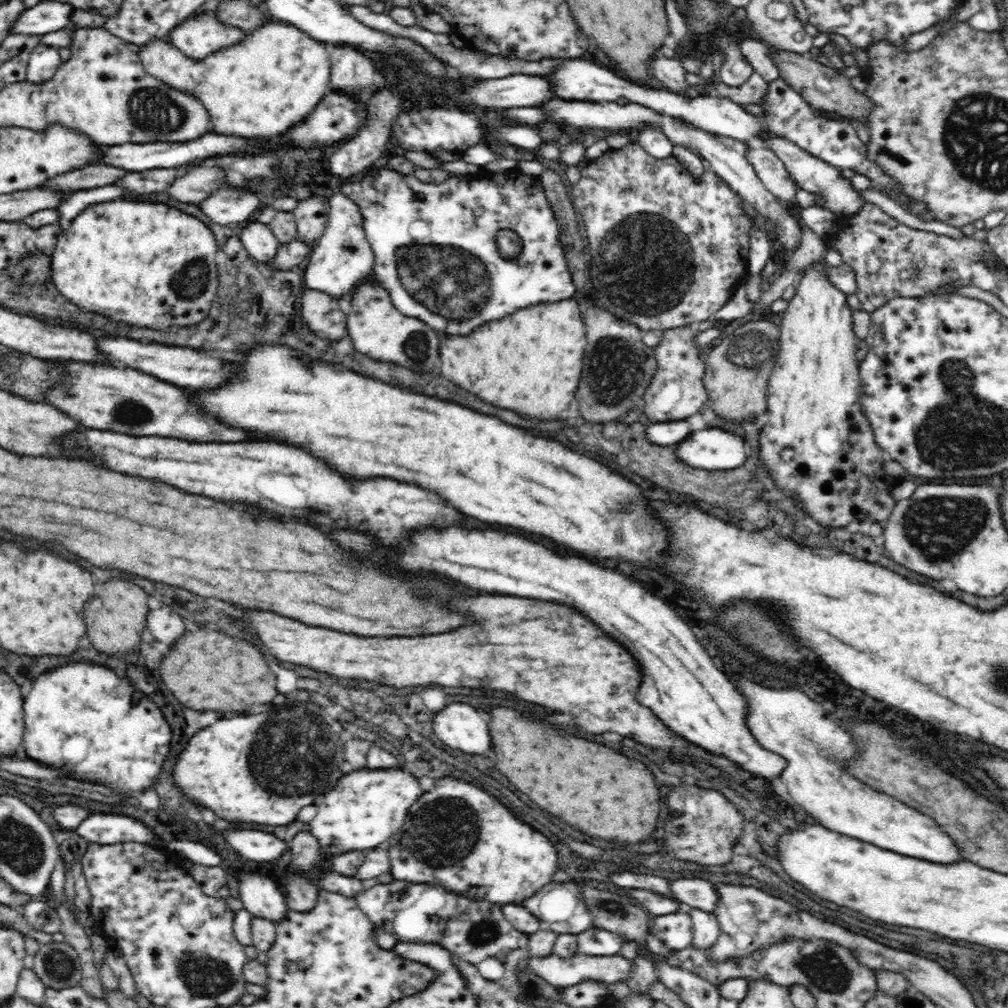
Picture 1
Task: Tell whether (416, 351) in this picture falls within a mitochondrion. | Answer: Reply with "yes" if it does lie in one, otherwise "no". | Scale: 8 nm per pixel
yes

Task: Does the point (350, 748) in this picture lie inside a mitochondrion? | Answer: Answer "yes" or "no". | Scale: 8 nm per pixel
yes

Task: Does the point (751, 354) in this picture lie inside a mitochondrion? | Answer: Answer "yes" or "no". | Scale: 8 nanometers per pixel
yes

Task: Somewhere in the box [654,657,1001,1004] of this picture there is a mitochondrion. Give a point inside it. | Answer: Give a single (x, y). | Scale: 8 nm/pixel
(825, 968)

